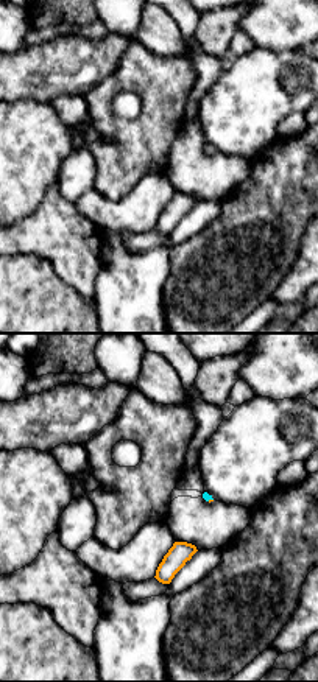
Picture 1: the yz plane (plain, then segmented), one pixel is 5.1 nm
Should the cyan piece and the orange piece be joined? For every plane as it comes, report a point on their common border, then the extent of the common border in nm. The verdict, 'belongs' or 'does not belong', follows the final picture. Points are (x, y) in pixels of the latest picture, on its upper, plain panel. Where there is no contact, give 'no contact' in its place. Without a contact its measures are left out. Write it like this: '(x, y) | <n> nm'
(209, 150) | 30 nm

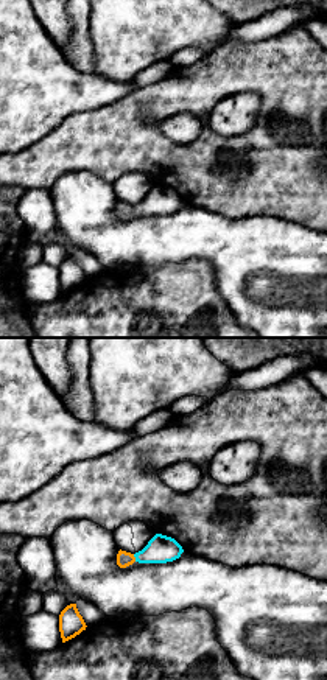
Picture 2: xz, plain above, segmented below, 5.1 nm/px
(134, 207) | 40 nm

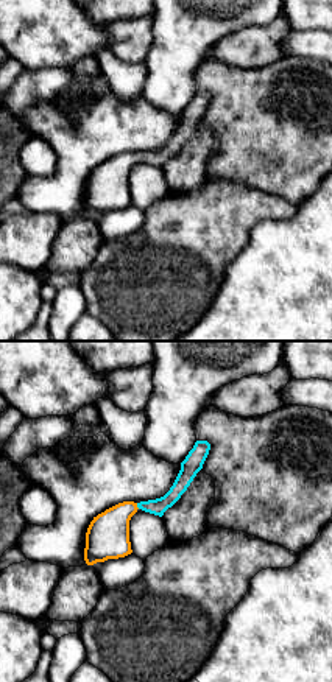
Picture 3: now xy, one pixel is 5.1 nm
(137, 158) | 40 nm

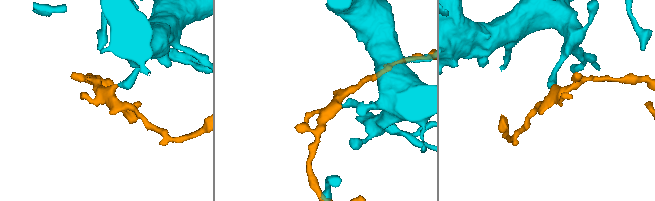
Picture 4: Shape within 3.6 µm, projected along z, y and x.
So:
belongs

